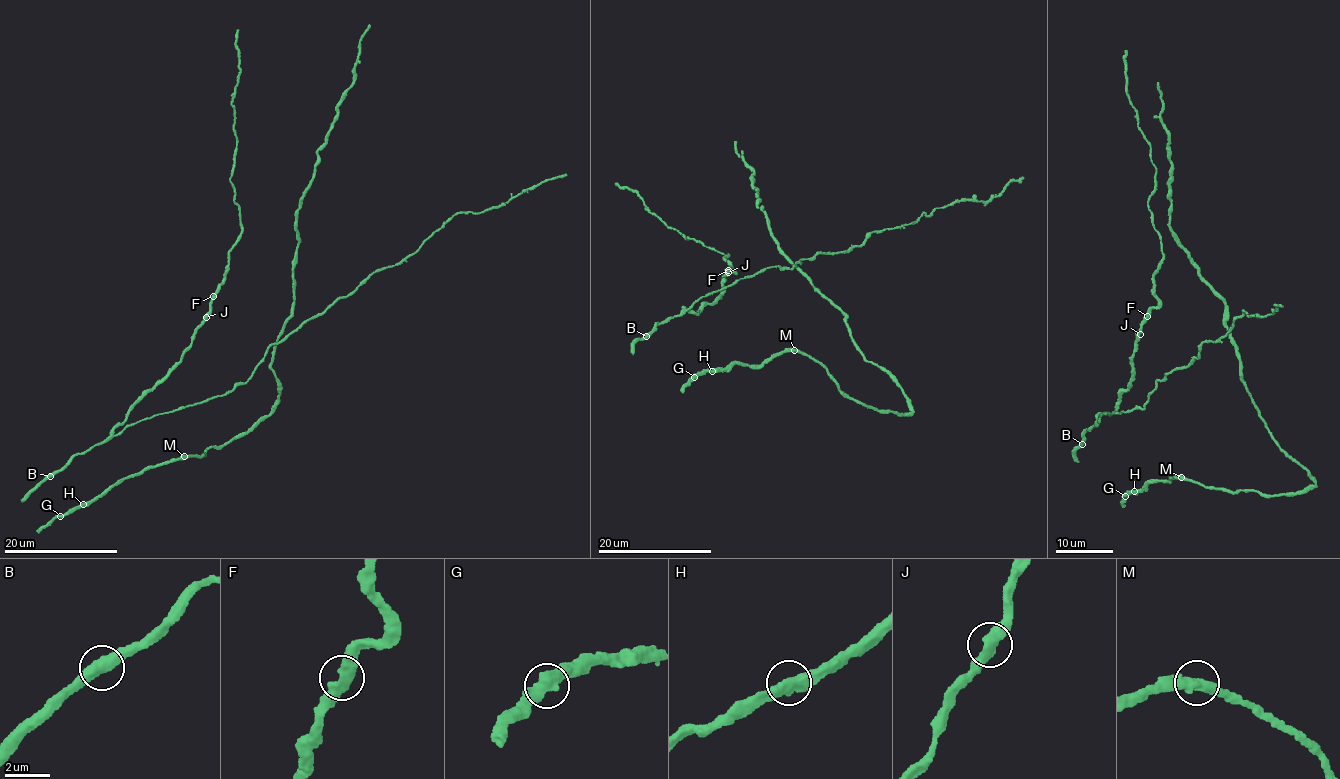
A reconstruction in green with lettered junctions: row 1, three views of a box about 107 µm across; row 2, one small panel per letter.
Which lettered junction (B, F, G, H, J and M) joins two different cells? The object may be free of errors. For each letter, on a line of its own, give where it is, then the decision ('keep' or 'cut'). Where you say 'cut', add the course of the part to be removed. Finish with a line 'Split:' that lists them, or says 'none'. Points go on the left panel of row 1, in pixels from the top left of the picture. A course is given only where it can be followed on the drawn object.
B: place (50, 476); keep
F: place (213, 296); keep
G: place (60, 516); keep
H: place (83, 504); keep
J: place (206, 317); keep
M: place (184, 456); keep
Split: none

